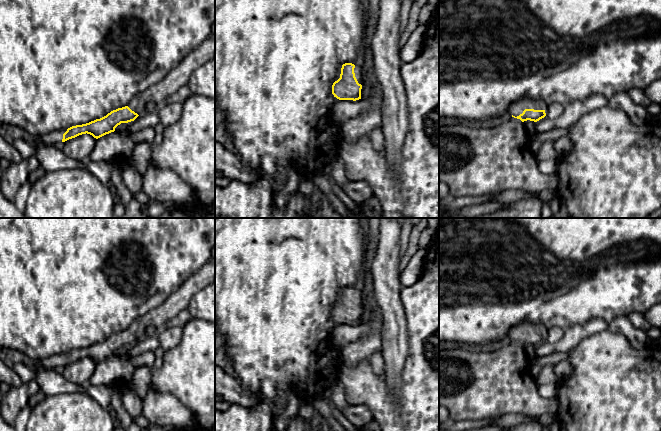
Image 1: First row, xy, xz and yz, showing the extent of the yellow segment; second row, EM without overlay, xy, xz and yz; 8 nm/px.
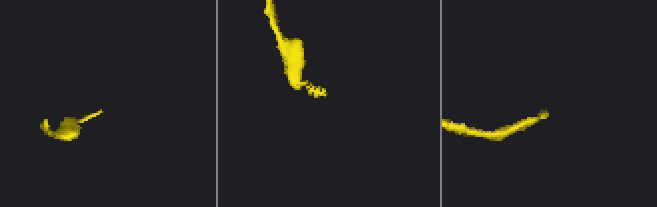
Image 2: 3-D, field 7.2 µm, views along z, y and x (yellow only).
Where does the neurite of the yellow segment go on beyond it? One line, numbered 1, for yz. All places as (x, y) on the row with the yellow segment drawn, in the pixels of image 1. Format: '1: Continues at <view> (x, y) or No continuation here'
1: Continues at yz (517, 108)

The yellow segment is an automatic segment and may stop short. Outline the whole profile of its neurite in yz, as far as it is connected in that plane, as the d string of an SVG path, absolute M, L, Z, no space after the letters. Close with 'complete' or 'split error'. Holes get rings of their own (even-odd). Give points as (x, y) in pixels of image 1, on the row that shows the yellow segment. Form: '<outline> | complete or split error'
M527 98L513 103L509 112L512 117L520 119L522 122L527 120L537 122L546 116L545 106L541 101L533 101Z | split error

